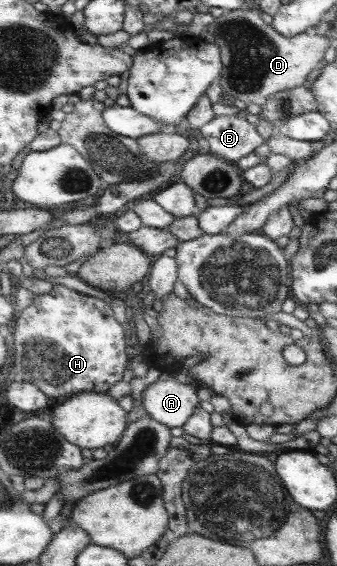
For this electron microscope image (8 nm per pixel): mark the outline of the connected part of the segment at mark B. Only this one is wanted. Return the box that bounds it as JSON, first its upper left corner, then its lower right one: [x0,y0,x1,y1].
[198,114,264,164]

